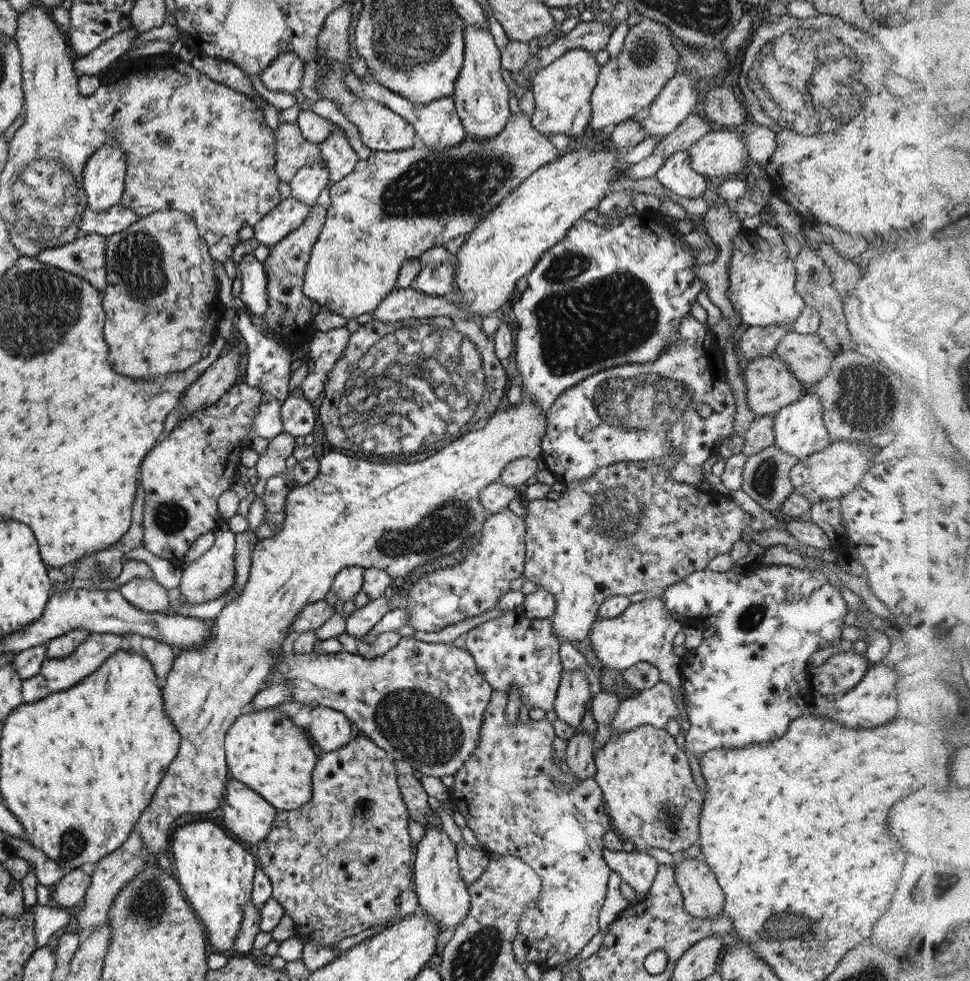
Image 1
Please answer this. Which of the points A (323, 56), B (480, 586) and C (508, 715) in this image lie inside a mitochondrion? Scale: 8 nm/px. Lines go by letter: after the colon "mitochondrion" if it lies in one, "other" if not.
A: other
B: other
C: other

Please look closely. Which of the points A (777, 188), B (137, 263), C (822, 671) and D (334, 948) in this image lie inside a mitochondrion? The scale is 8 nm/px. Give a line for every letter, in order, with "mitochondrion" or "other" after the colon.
A: other
B: mitochondrion
C: other
D: other

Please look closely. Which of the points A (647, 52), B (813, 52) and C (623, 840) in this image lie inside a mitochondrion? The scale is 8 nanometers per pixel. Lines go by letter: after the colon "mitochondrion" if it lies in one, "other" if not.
A: mitochondrion
B: mitochondrion
C: other

